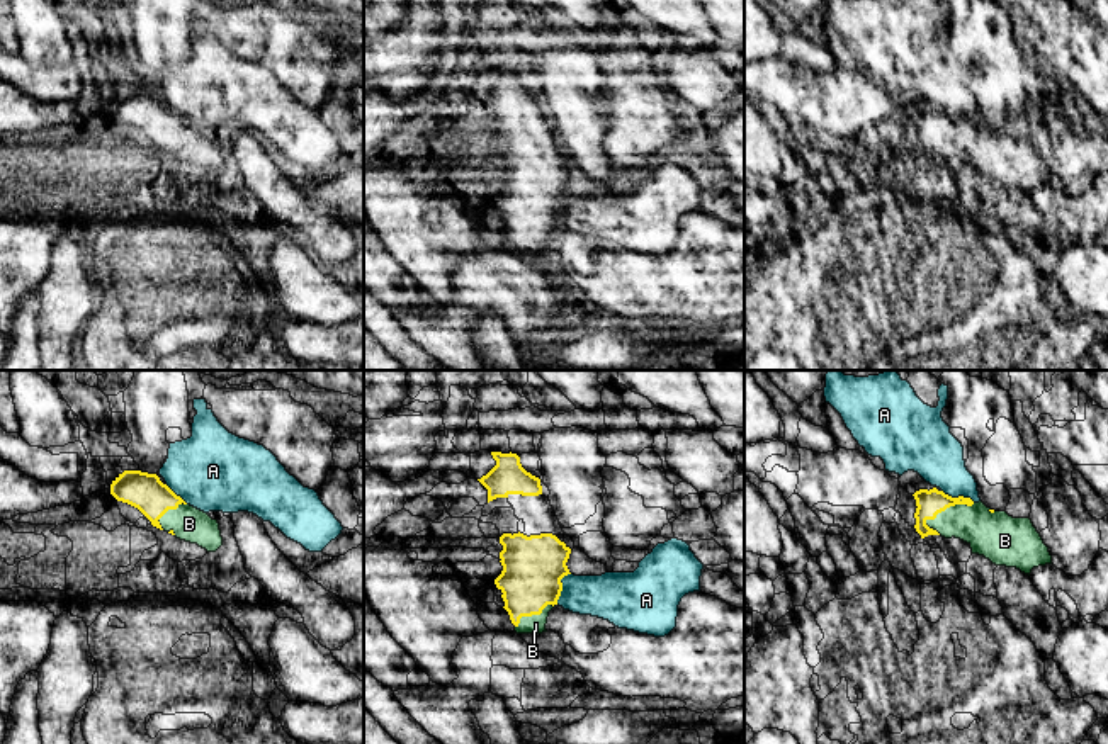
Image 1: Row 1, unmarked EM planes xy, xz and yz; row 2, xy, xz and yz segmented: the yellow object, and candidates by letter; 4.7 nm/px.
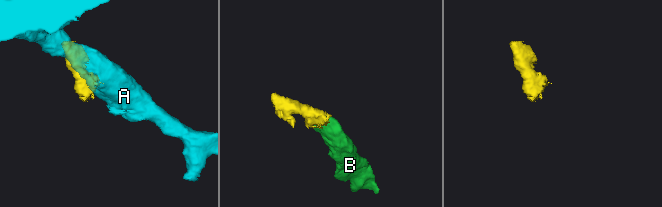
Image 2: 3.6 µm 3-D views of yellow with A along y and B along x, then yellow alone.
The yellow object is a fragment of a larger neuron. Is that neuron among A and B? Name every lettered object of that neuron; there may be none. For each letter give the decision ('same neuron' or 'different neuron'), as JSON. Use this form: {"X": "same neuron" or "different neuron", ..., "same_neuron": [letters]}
{"A": "different neuron", "B": "same neuron", "same_neuron": ["B"]}

